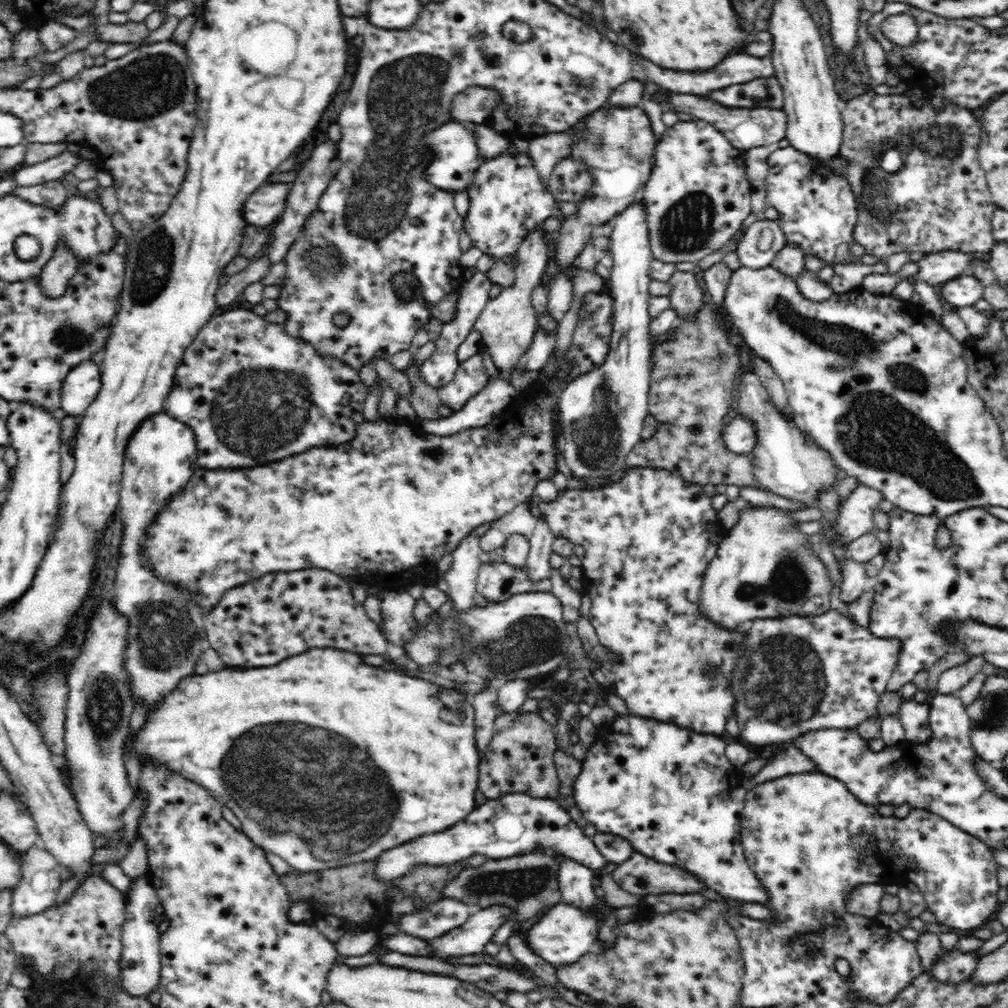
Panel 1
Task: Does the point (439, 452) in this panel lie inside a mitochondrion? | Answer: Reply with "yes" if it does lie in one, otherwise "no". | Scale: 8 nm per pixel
yes

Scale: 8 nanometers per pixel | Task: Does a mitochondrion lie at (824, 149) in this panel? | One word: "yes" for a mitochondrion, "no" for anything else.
no

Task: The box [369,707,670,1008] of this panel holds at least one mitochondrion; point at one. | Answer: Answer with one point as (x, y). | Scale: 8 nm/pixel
(488, 884)

